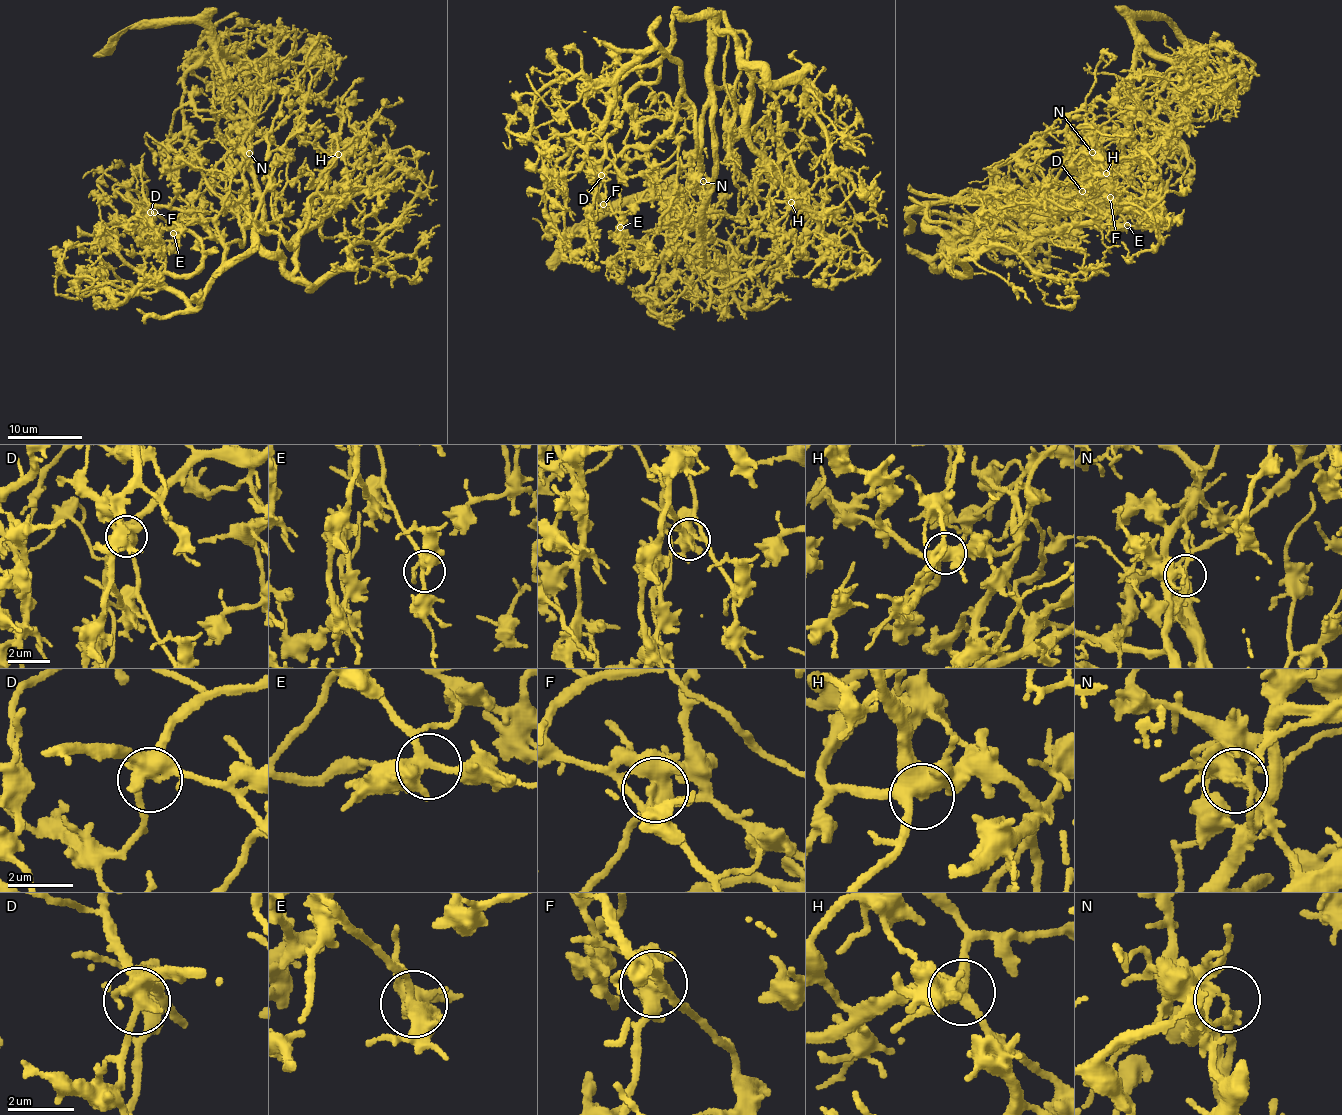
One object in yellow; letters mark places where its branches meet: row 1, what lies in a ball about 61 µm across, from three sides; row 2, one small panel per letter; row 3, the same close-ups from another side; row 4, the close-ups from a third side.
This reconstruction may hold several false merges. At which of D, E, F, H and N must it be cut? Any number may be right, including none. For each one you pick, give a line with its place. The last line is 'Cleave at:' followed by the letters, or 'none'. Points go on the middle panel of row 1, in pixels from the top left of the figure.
F: (603, 204)
N: (703, 181)
Cleave at: F, N

